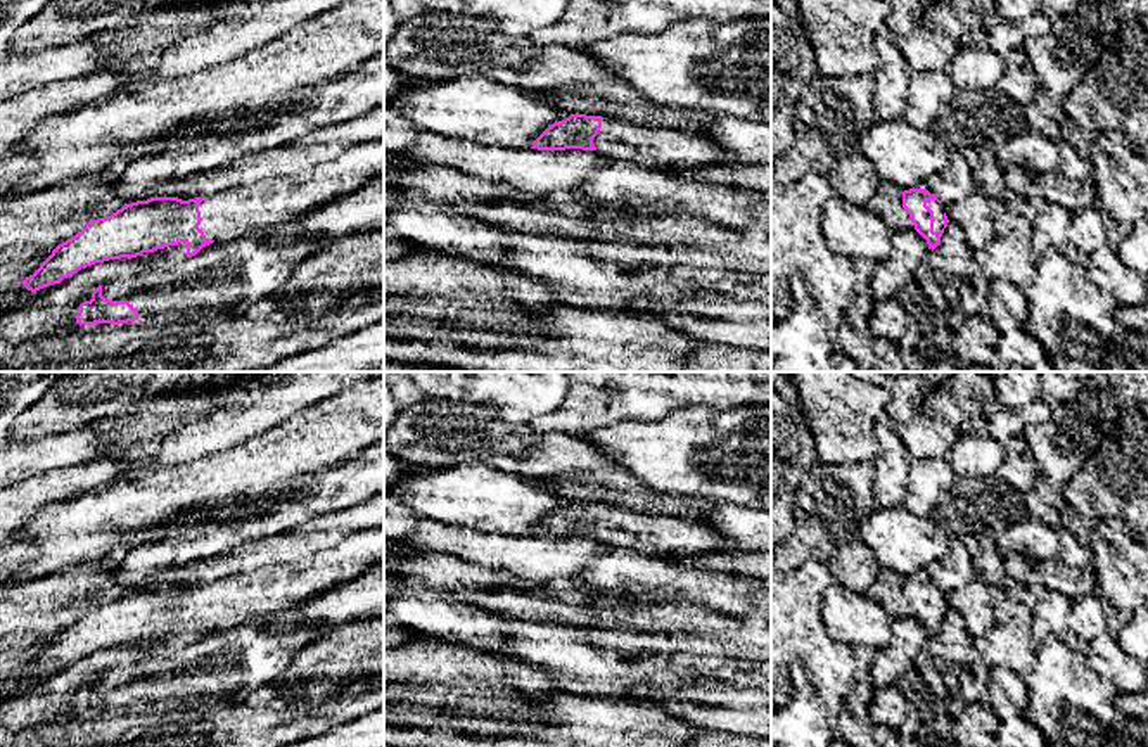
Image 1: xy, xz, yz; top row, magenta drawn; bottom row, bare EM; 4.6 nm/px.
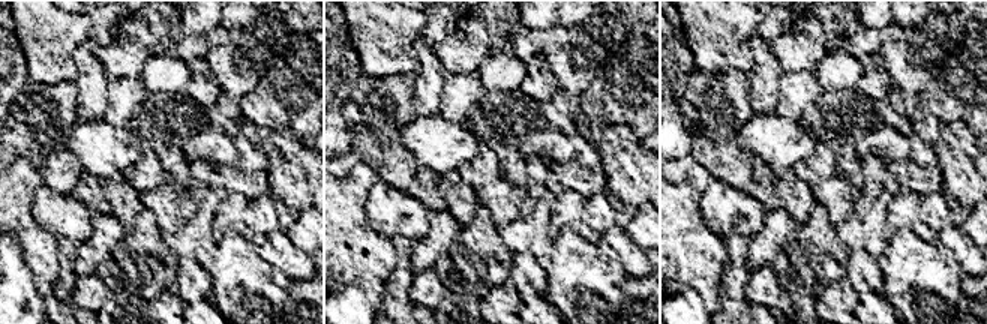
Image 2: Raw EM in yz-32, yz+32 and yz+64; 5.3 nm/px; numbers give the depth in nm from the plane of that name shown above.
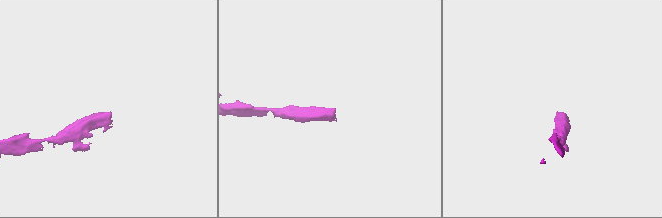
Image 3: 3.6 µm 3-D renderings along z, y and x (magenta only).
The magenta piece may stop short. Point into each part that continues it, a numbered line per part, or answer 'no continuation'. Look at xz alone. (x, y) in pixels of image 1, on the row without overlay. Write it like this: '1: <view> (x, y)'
1: xz (616, 528)

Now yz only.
1: yz (939, 597)

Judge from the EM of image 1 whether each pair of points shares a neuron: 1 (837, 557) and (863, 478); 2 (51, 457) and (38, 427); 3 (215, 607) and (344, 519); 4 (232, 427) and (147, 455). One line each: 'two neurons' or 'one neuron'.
1: one neuron
2: two neurons
3: two neurons
4: one neuron

